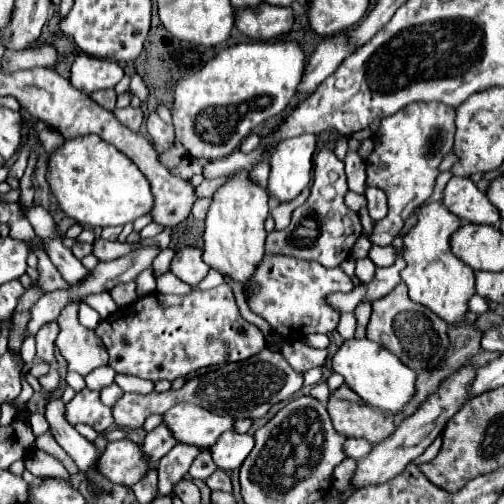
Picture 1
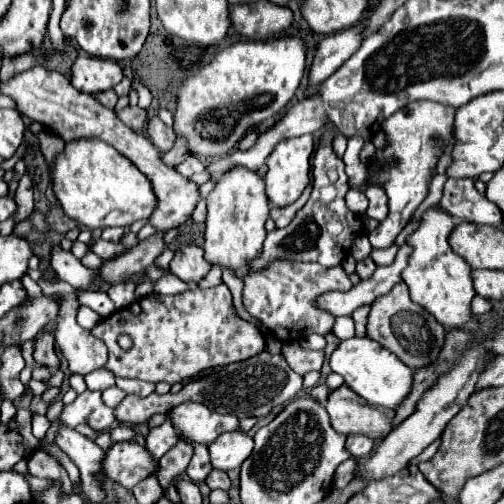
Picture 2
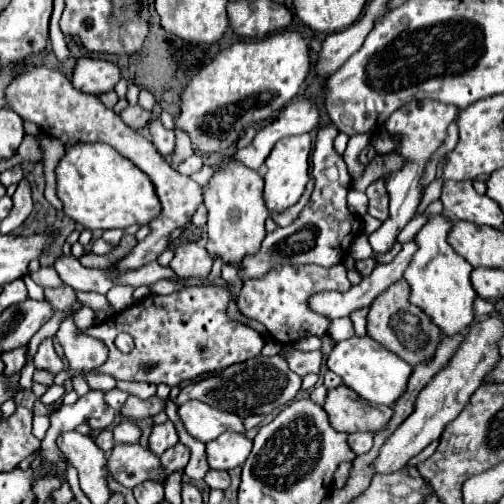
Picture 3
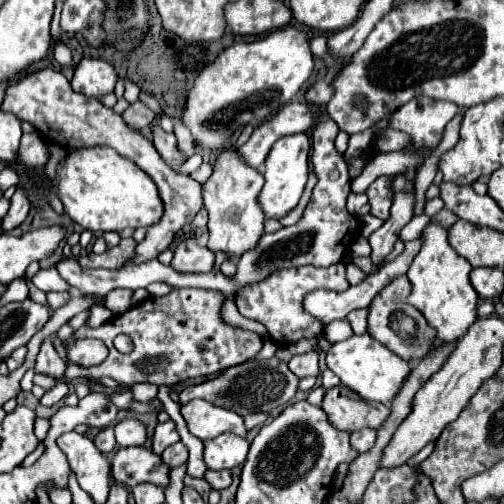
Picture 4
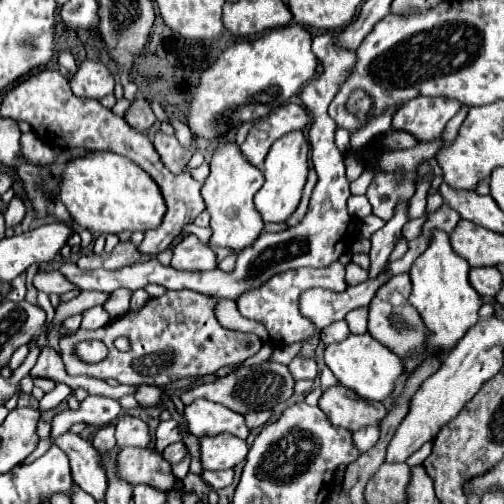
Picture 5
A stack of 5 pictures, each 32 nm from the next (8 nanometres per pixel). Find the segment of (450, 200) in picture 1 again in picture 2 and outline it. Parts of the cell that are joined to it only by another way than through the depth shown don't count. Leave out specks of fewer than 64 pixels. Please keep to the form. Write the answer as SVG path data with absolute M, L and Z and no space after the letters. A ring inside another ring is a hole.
M450 178L444 186L444 196L440 206L458 220L466 220L472 224L502 226L500 208L492 204L484 194L480 194L470 178L468 180Z

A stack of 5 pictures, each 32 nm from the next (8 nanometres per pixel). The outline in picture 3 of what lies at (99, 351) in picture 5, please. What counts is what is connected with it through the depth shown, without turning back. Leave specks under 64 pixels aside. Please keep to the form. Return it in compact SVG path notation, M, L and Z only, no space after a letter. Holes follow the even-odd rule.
M66 316L60 322L56 332L56 340L64 348L64 356L72 370L78 372L92 372L106 360L108 348L104 348L102 340L84 336L82 330L74 324L74 316Z

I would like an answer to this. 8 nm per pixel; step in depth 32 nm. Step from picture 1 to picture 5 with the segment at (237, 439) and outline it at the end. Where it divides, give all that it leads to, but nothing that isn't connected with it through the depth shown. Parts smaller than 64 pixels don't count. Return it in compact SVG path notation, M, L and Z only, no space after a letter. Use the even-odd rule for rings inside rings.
M228 432L218 436L206 436L200 440L200 458L204 470L226 470L246 460L248 444Z

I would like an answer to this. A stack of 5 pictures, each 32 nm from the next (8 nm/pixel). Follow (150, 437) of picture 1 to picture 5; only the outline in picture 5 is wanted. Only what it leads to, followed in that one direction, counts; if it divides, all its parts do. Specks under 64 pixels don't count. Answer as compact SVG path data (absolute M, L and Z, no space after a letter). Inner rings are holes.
M176 420L160 422L158 428L156 428L156 436L154 436L154 450L162 452L168 444L174 444L174 442L180 442L180 440L182 440L182 436L180 436Z

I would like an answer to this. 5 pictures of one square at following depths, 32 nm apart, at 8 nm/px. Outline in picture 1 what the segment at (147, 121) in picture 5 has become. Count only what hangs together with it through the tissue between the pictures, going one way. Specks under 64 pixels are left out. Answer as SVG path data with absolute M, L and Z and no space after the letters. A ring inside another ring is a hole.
M132 106L122 108L122 110L116 108L114 114L116 114L116 118L118 118L126 128L130 128L132 132L138 132L140 126L142 126L142 122L144 122L144 116L142 116L142 110L140 110L140 108L132 108Z

